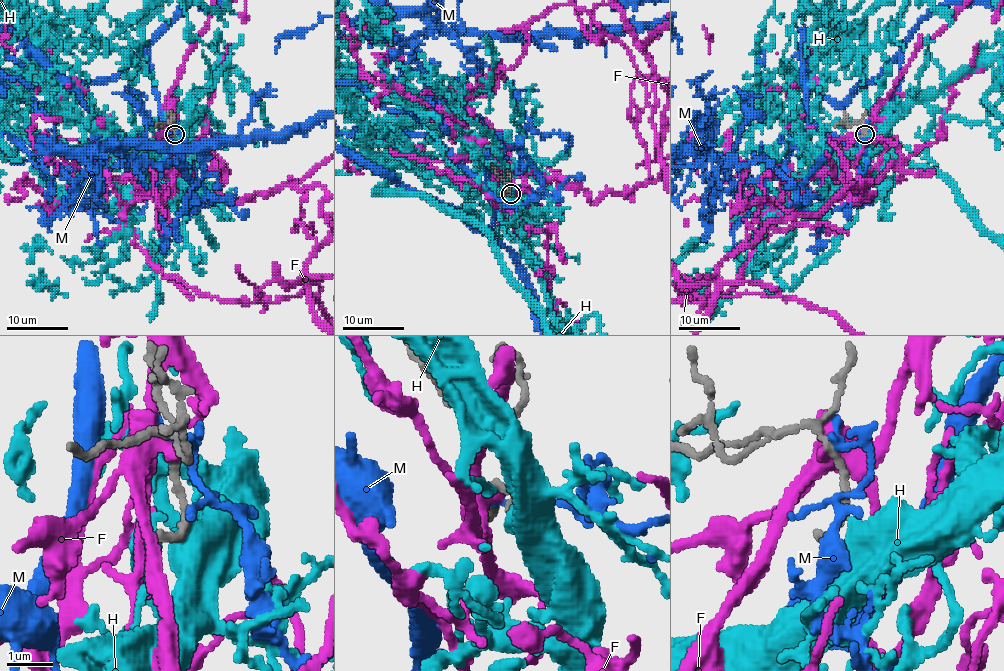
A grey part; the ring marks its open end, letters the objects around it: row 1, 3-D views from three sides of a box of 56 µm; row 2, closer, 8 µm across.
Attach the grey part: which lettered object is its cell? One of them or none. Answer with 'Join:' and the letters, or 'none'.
Join: H

